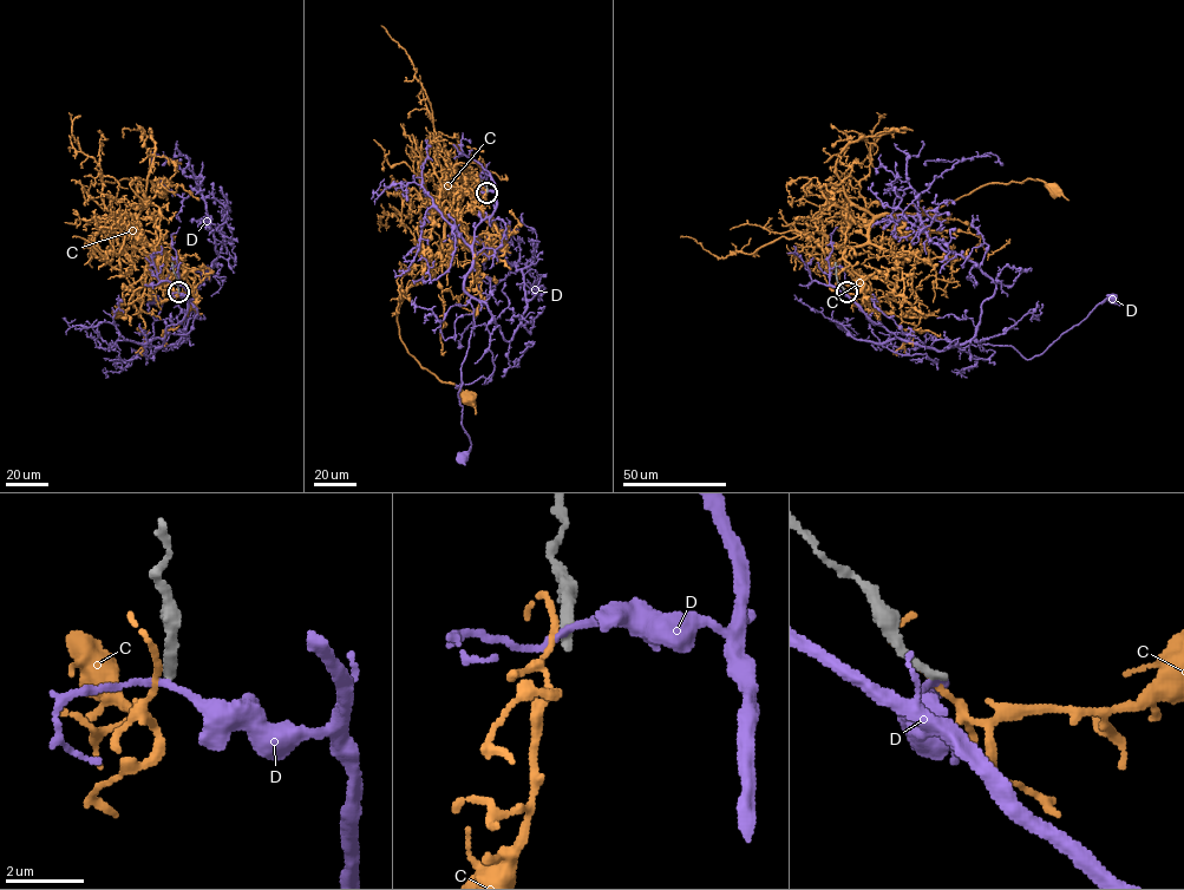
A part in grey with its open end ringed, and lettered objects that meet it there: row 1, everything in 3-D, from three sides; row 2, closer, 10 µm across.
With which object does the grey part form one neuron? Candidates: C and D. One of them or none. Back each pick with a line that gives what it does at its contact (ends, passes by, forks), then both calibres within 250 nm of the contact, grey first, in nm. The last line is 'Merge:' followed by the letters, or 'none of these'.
Merge: none of these

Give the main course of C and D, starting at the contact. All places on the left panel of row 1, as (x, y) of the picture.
C: (177, 292), (165, 282), (187, 280), (144, 254), (133, 215), (89, 194), (91, 183), (122, 178), (161, 189)
D: (178, 292), (187, 295), (187, 313), (165, 328), (155, 351), (165, 346), (152, 359), (162, 303), (154, 299)

